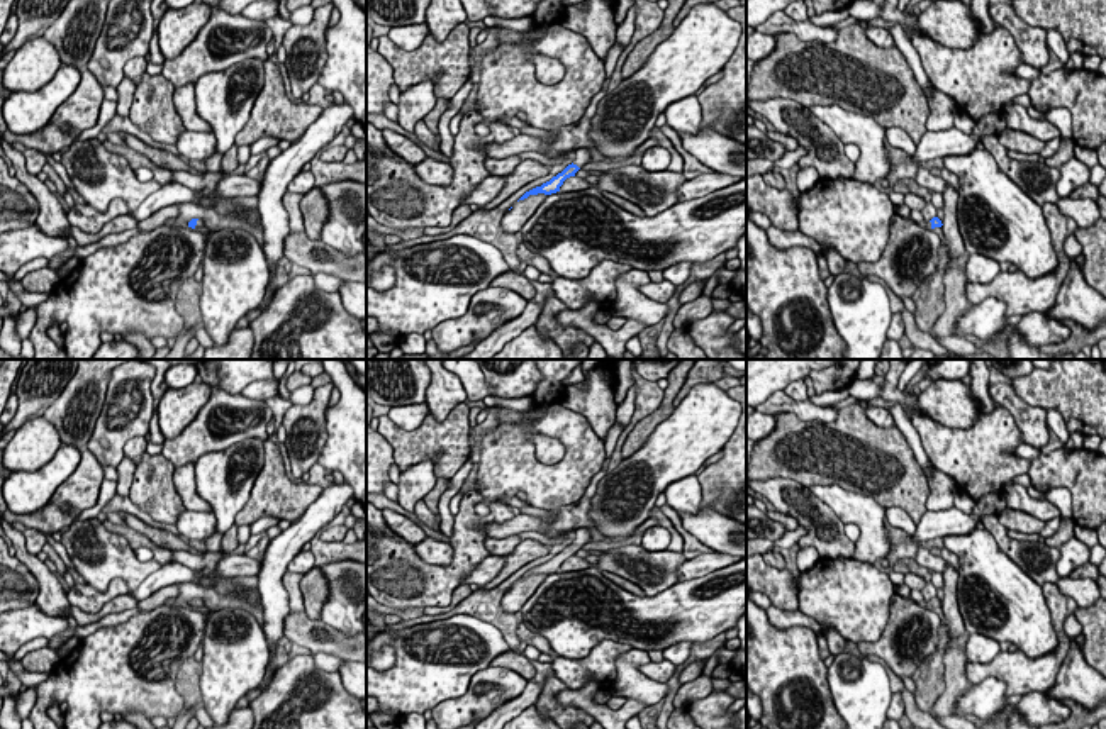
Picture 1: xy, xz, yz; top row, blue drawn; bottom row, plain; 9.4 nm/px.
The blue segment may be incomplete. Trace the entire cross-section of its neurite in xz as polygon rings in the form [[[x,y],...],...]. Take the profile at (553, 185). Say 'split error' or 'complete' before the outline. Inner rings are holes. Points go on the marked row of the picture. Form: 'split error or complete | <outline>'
split error | [[[578,149],[575,153],[573,161],[561,173],[558,173],[556,176],[553,176],[550,181],[543,183],[541,186],[536,186],[526,192],[519,200],[524,200],[529,195],[538,195],[538,193],[551,195],[551,193],[560,192],[560,186],[563,185],[563,181],[570,176],[575,176],[575,173],[587,163],[590,163],[590,151]]]

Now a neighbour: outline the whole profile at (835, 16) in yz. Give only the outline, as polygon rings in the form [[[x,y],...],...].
[[[848,8],[843,10],[831,10],[831,12],[824,12],[821,15],[814,15],[814,17],[807,17],[807,20],[811,20],[816,25],[831,25],[831,24],[838,24],[841,20],[846,20],[850,17]]]

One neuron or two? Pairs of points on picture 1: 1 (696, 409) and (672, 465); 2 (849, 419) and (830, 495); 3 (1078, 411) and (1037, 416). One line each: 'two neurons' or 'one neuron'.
1: one neuron
2: two neurons
3: two neurons

